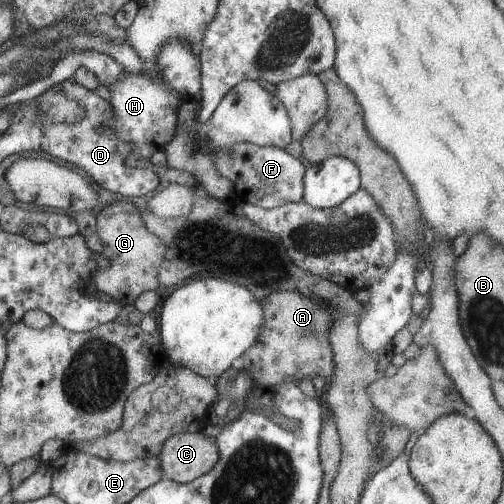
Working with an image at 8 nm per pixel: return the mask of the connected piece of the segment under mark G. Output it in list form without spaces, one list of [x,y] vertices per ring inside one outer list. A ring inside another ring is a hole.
[[[116,200],[107,204],[96,216],[96,231],[103,246],[101,254],[109,263],[105,269],[94,270],[94,276],[90,278],[97,292],[131,305],[143,292],[153,292],[158,288],[164,246],[160,238],[147,231],[141,213],[131,201]]]

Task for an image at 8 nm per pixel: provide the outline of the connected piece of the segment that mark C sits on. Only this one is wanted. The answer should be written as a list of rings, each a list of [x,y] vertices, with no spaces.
[[[201,431],[194,433],[184,432],[167,438],[162,444],[161,452],[158,456],[162,467],[162,478],[169,479],[176,483],[185,484],[193,481],[199,475],[205,474],[218,462],[218,445],[215,438],[207,437]]]

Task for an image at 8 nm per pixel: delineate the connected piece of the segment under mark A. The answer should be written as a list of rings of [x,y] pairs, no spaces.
[[[295,291],[272,292],[258,303],[262,306],[262,328],[254,344],[235,360],[237,368],[245,371],[259,388],[268,389],[278,382],[332,376],[334,362],[328,334],[334,311],[330,303]]]

